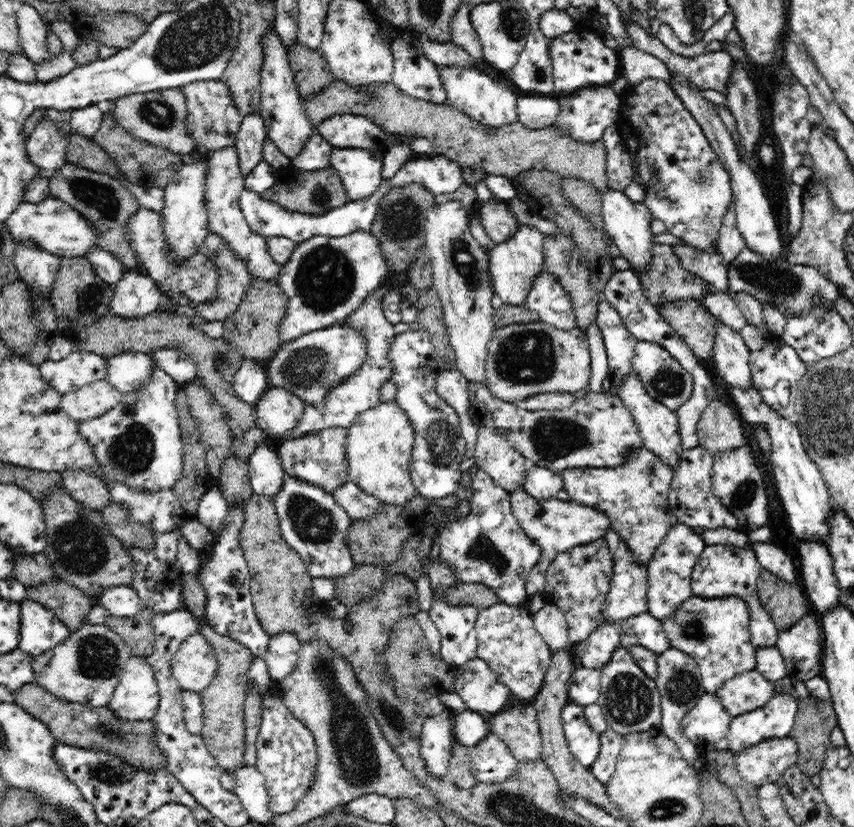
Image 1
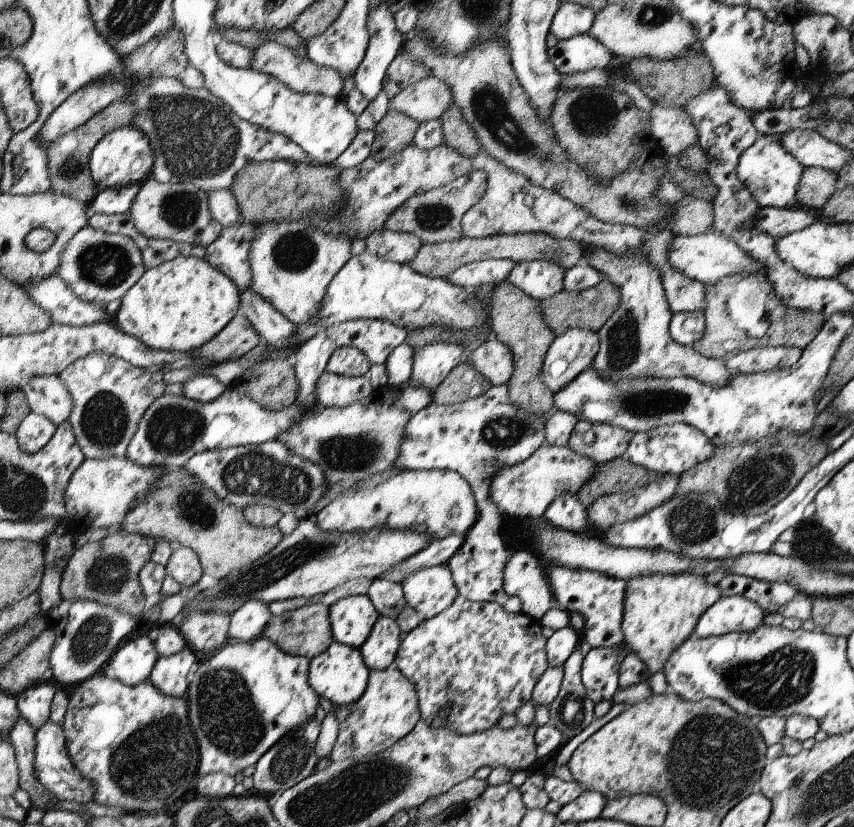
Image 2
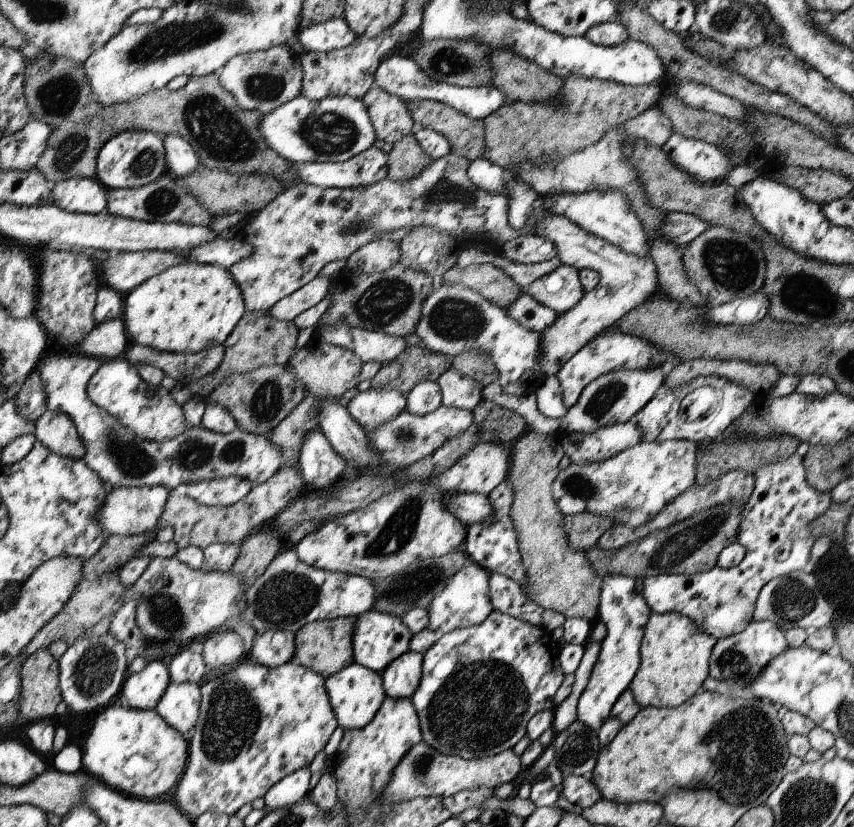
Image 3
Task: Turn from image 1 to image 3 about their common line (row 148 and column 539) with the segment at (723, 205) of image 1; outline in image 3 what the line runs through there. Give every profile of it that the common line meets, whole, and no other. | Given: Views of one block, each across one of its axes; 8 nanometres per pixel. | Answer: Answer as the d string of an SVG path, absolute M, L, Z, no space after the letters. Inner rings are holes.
M496 610L490 612L490 616L486 616L486 620L481 624L469 628L459 627L447 634L442 634L441 638L436 640L436 642L430 646L430 650L423 655L420 684L418 684L418 690L416 690L410 698L412 706L414 706L419 717L423 742L430 744L430 747L440 752L440 754L446 754L446 756L462 756L462 758L466 759L497 756L500 752L505 752L513 748L526 736L528 722L530 722L530 719L536 712L544 708L554 709L555 707L553 697L565 679L565 673L559 662L560 652L561 643L552 638L552 632L534 626L534 624L530 624L530 622L517 620L508 614L503 614Z

